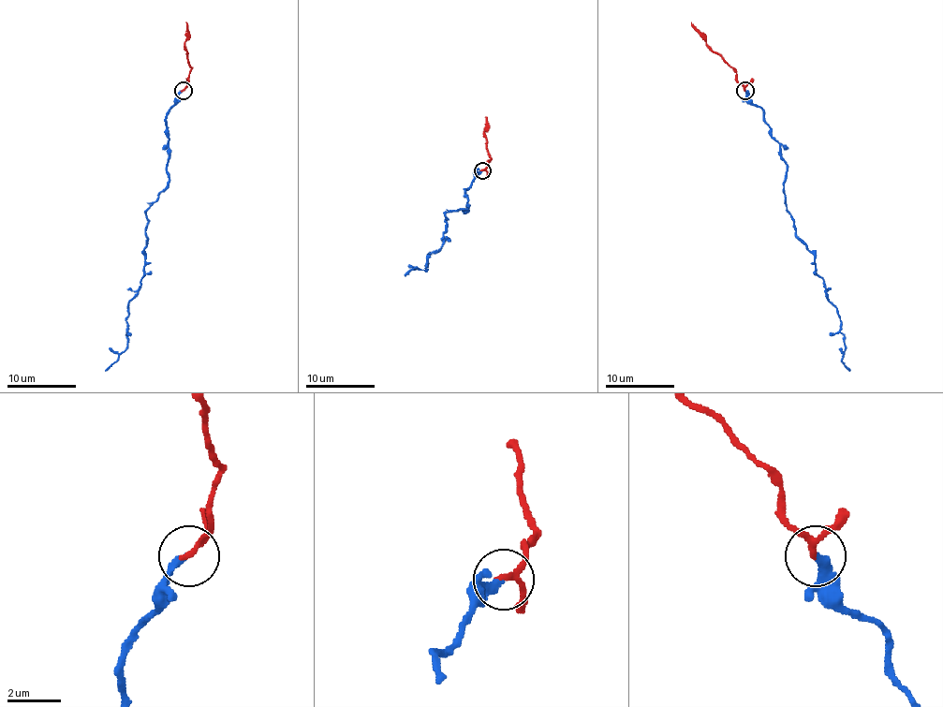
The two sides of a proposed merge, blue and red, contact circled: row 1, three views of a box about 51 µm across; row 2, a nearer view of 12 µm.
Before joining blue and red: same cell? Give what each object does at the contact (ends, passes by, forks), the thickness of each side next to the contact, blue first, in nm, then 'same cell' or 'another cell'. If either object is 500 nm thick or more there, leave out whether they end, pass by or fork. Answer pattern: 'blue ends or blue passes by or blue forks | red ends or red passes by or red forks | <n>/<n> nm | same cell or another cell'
blue ends | red passes by | 280/170 nm | same cell

